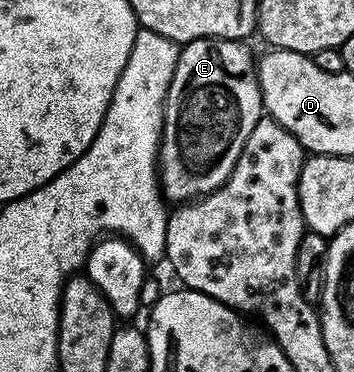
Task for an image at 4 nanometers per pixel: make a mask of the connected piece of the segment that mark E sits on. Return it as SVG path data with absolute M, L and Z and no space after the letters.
M199 38L180 46L178 64L164 101L164 134L160 138L158 177L167 201L183 204L217 190L234 172L242 148L262 116L264 97L260 95L258 62L243 41L235 38Z

